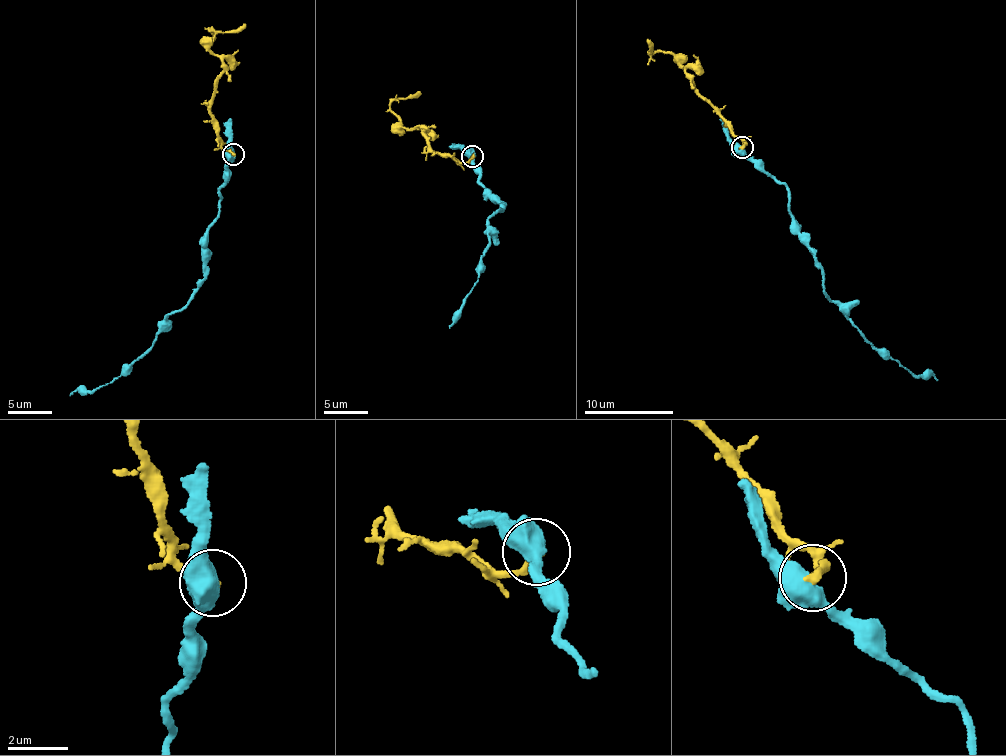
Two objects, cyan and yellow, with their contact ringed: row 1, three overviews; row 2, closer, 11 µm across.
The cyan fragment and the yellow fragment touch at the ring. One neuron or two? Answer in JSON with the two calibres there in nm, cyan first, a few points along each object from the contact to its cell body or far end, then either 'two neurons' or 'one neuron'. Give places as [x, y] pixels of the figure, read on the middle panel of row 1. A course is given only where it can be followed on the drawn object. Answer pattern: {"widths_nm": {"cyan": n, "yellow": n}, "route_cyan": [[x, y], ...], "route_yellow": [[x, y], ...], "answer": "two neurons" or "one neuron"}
{"widths_nm": {"cyan": 550, "yellow": 300}, "route_cyan": [[471, 156], [478, 183], [505, 205], [488, 220], [490, 243], [482, 270], [460, 317], [449, 327]], "route_yellow": [[471, 156], [463, 163], [431, 150], [421, 128], [404, 128], [389, 109], [395, 100], [414, 97], [419, 92]], "answer": "two neurons"}

